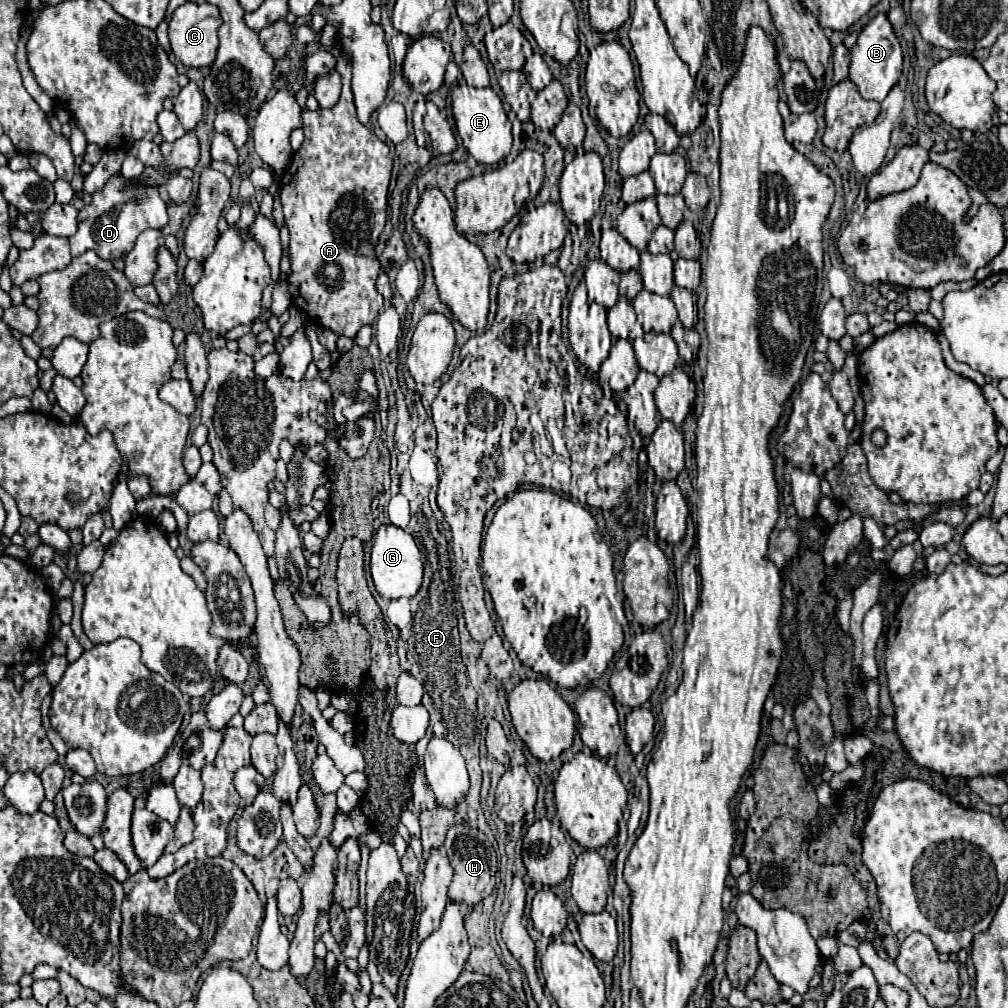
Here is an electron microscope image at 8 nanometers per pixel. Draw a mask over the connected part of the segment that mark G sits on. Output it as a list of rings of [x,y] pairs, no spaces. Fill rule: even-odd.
[[[382,524],[374,536],[374,546],[372,546],[372,556],[370,556],[370,572],[374,586],[382,598],[396,600],[396,598],[410,598],[418,592],[422,584],[422,554],[414,542],[414,538],[392,524]]]

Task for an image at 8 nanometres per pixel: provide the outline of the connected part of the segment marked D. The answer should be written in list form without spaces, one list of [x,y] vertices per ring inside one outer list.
[[[116,174],[110,182],[102,188],[102,192],[92,194],[92,202],[78,212],[78,232],[70,236],[72,256],[80,256],[86,250],[94,250],[104,260],[118,260],[124,258],[136,238],[150,228],[162,228],[168,222],[166,204],[158,194],[158,188],[152,186],[136,186],[132,180]]]

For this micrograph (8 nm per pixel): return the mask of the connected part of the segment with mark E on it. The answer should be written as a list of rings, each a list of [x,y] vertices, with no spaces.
[[[460,82],[452,90],[452,112],[456,120],[456,130],[462,138],[464,148],[474,156],[476,162],[482,164],[498,164],[502,158],[508,156],[512,148],[512,124],[506,118],[502,100],[498,94],[488,88],[474,88],[466,82]]]

